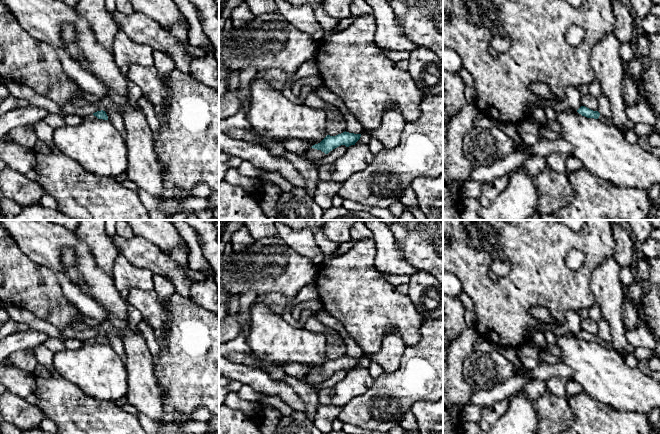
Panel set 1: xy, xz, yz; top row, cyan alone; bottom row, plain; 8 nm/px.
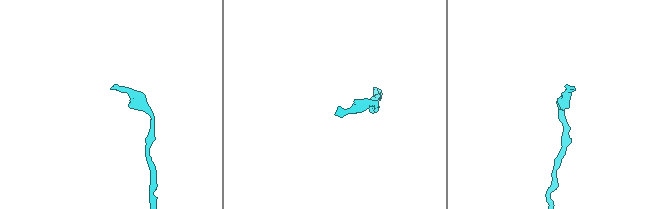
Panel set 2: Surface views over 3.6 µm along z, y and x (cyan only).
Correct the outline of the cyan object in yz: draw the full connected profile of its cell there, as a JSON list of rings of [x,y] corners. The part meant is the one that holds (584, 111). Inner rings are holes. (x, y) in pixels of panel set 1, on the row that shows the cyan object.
[[[581,106],[577,112],[581,114],[582,116],[585,116],[587,118],[594,118],[594,119],[599,119],[601,122],[608,124],[609,126],[613,126],[613,121],[611,118],[604,118],[603,116],[600,115],[598,111],[593,111],[585,106]]]

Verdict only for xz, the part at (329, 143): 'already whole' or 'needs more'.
needs more

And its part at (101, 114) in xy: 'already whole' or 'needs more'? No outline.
needs more

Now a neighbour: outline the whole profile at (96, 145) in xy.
[[[84,120],[77,126],[56,128],[54,145],[61,154],[100,177],[116,178],[128,167],[124,137],[108,120]]]

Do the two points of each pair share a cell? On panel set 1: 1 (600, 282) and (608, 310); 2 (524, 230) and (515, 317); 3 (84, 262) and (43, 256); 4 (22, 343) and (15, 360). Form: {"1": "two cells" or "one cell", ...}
{"1": "one cell", "2": "one cell", "3": "one cell", "4": "two cells"}

